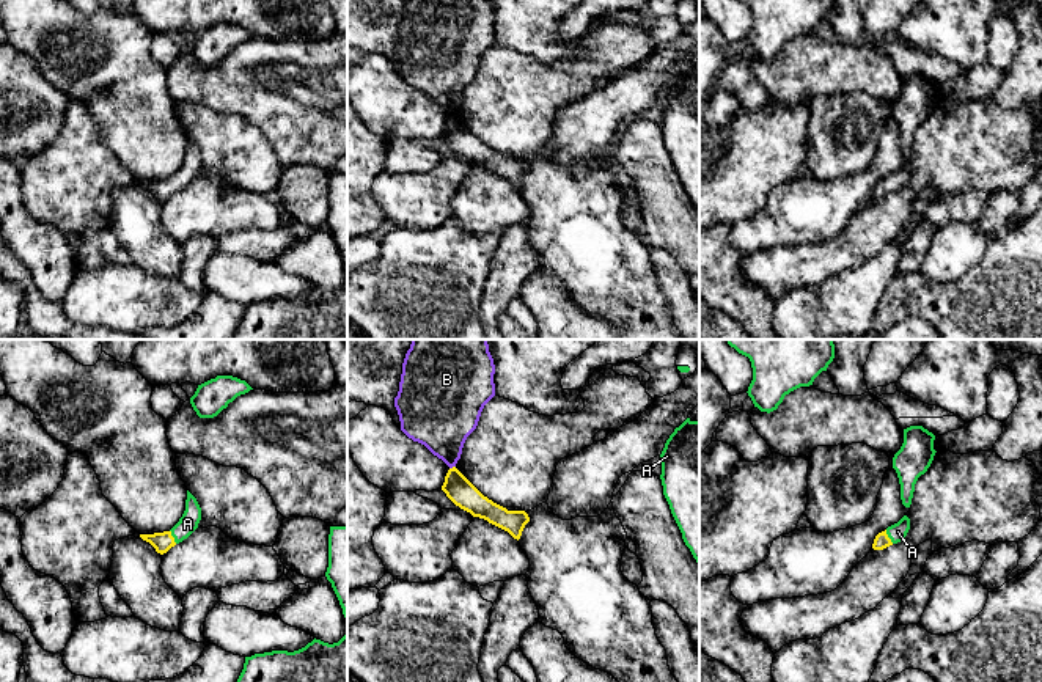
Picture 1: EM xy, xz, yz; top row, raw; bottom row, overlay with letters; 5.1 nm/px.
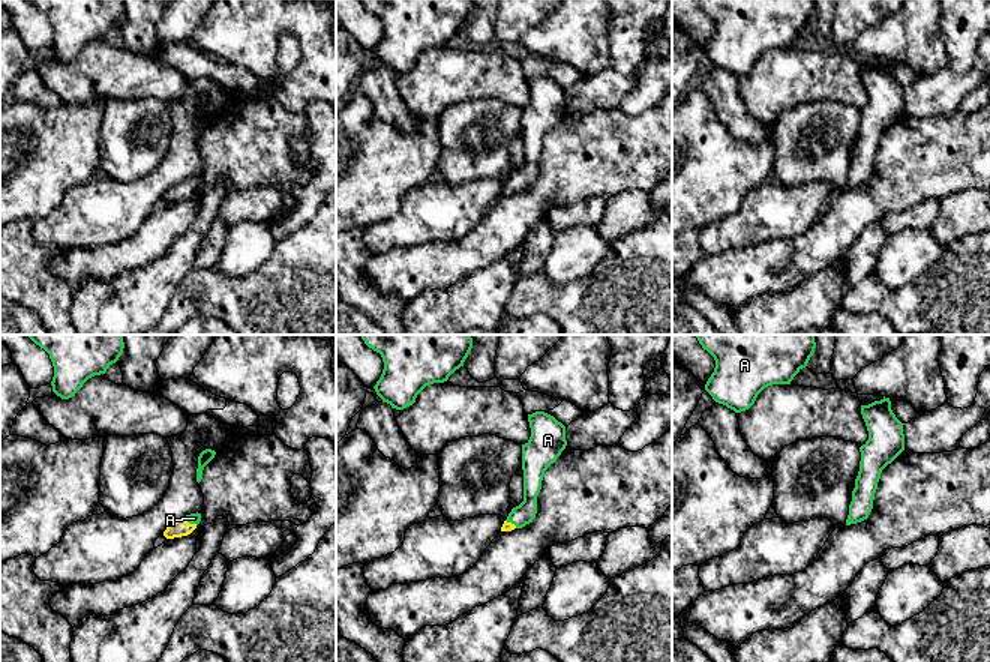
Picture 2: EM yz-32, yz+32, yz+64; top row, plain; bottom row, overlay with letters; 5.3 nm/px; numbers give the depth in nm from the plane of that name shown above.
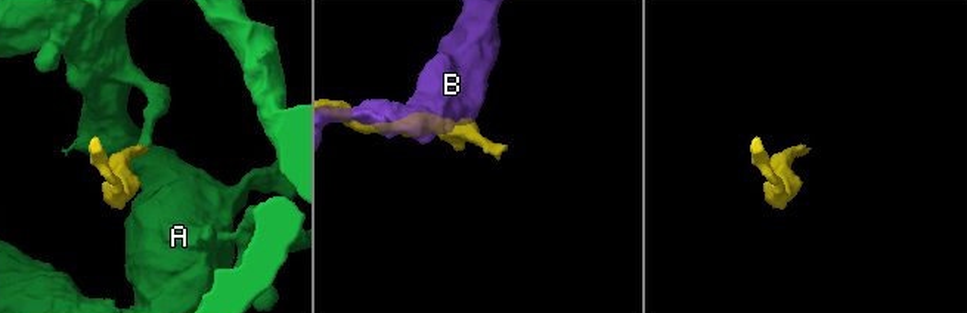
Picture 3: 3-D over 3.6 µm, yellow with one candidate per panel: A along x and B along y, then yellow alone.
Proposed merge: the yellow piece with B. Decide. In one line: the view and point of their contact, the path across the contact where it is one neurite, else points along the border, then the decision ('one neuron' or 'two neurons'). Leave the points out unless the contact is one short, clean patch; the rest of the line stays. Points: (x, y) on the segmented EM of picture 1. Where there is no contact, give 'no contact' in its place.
xz (453, 467) | along xz (454, 465), (450, 469) | two neurons

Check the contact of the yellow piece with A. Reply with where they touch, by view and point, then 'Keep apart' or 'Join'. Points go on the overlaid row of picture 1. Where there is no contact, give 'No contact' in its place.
Touches yellow at yz (887, 536). Join

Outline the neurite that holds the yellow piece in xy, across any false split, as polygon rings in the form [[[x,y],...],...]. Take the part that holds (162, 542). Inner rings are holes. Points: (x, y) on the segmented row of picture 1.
[[[187,490],[185,511],[179,522],[170,531],[140,534],[140,537],[149,542],[157,553],[163,555],[171,547],[187,539],[198,528],[200,520],[201,508],[196,498]]]

